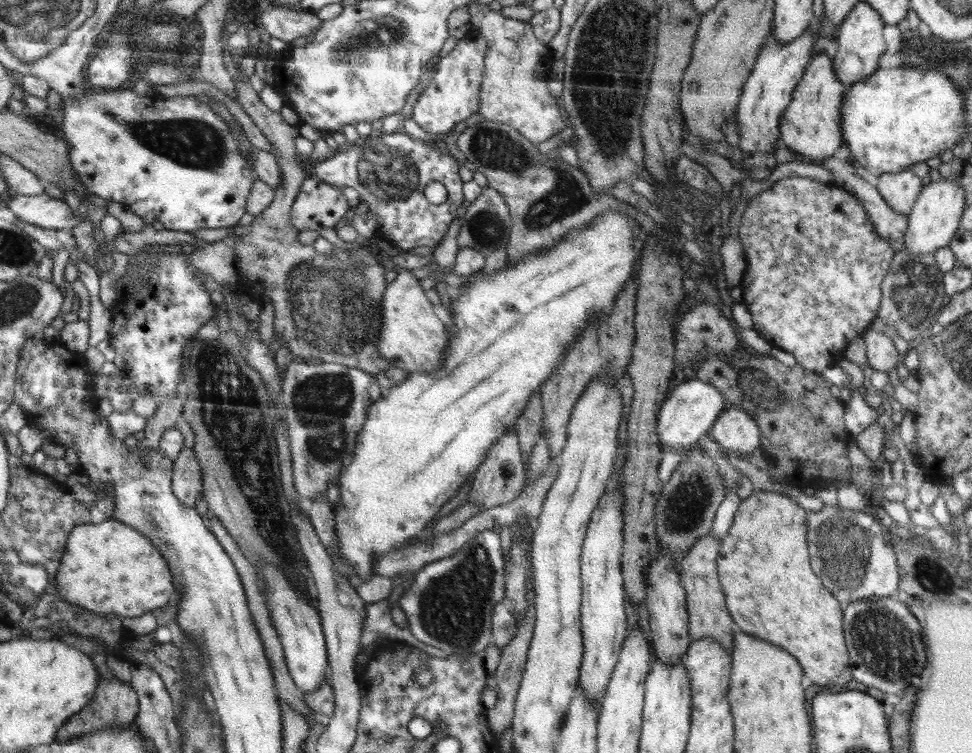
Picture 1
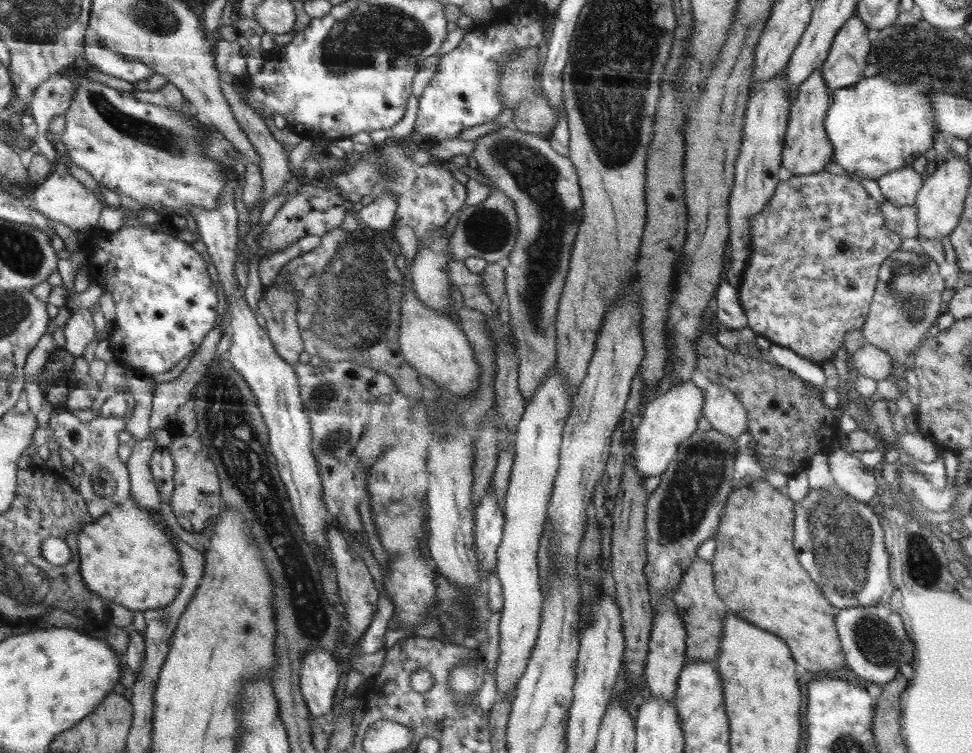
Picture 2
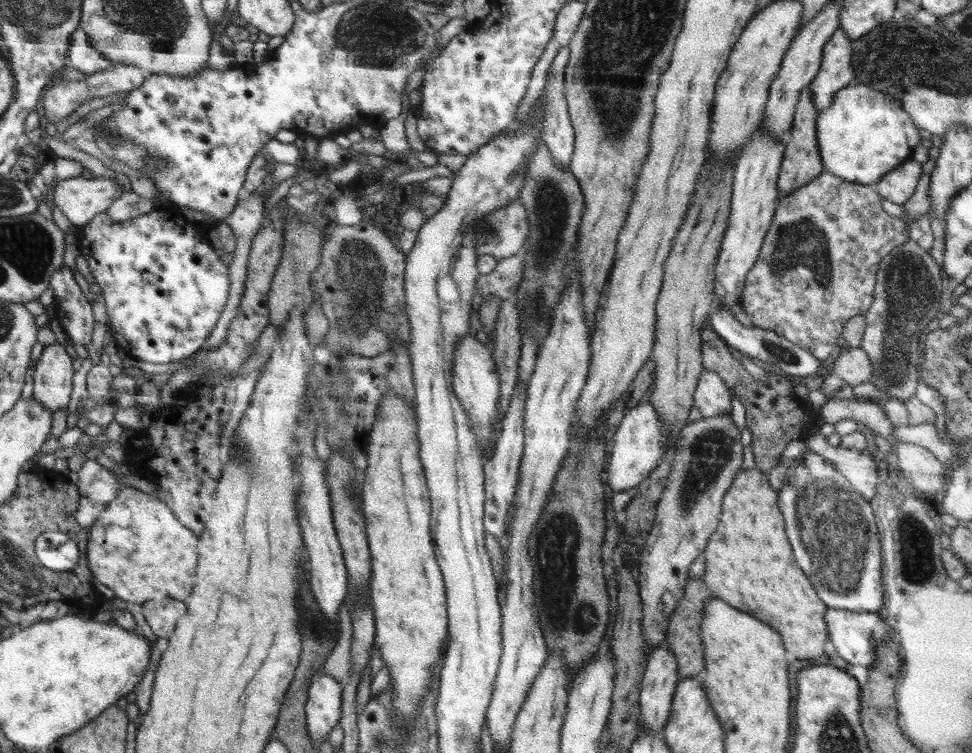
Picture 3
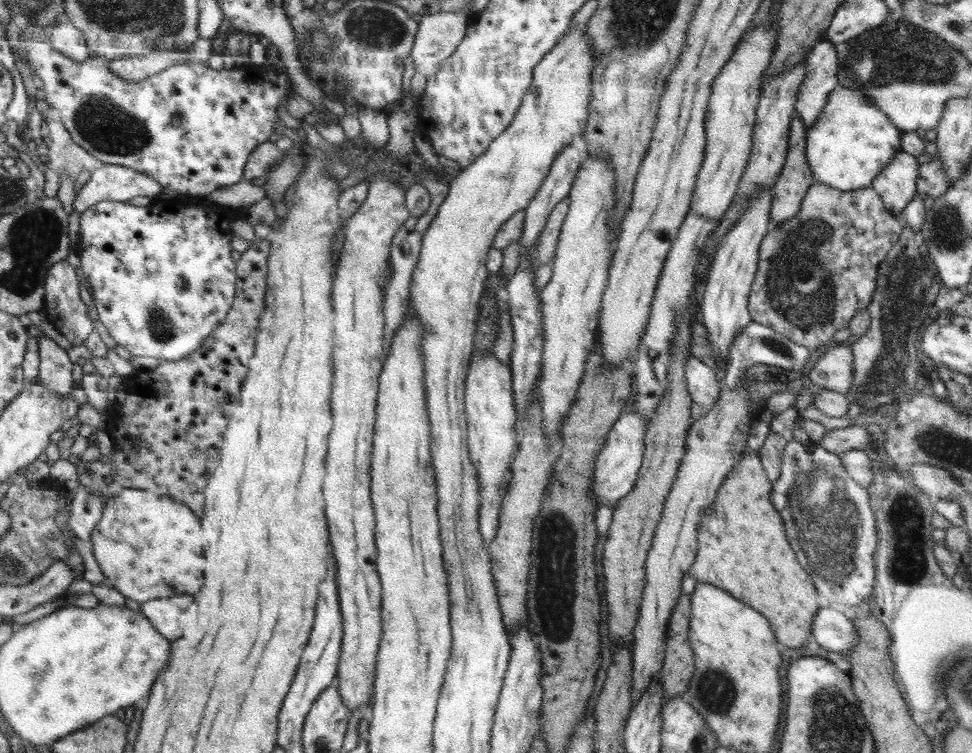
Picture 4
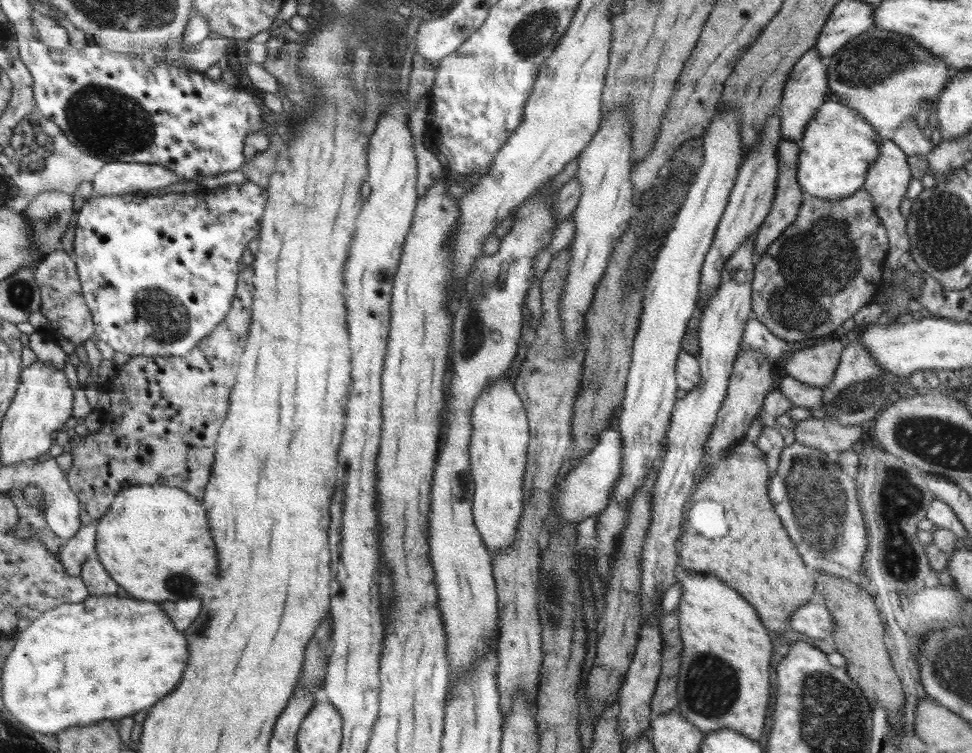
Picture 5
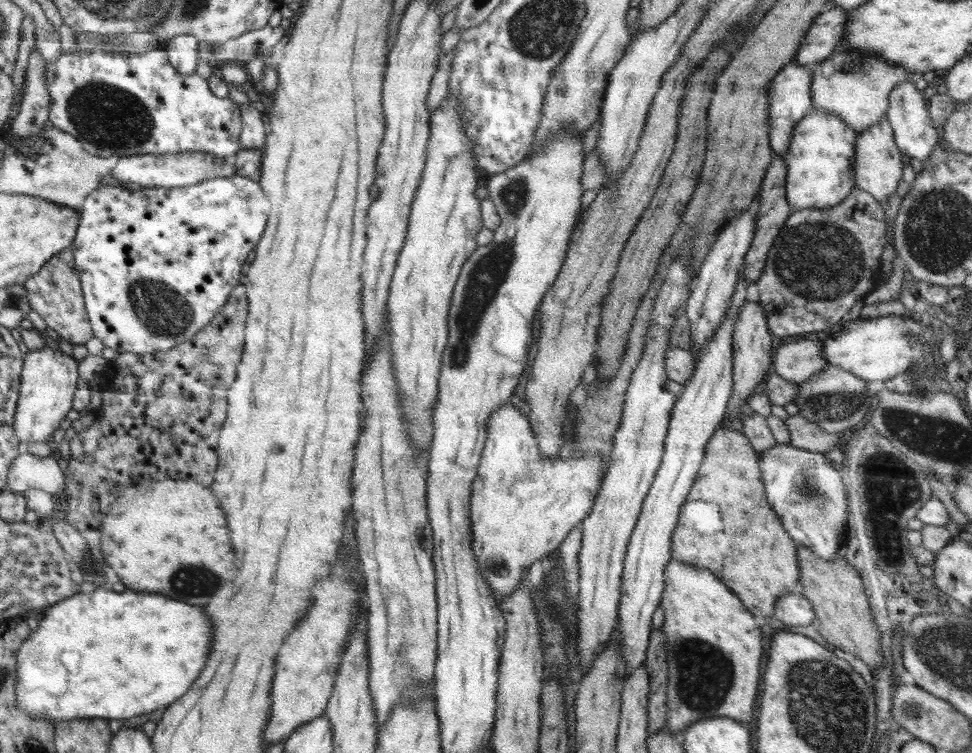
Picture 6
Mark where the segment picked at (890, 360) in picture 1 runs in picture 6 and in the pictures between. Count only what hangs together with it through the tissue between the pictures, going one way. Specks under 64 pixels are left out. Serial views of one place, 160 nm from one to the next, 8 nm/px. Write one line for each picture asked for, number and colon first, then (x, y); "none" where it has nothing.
2: (869, 360)
3: (853, 366)
4: (835, 366)
5: (815, 365)
6: (796, 362)

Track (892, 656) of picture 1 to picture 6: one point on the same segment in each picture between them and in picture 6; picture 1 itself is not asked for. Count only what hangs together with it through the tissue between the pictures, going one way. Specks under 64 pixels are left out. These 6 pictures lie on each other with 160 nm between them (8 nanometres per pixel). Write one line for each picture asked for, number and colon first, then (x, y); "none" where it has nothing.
2: (875, 645)
3: (854, 634)
4: (833, 631)
5: (813, 620)
6: (794, 610)

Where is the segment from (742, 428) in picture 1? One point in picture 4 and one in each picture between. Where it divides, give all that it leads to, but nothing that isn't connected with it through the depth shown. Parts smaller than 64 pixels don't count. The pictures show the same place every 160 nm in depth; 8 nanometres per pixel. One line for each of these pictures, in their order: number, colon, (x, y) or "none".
2: (721, 408)
3: (712, 397)
4: (702, 384)

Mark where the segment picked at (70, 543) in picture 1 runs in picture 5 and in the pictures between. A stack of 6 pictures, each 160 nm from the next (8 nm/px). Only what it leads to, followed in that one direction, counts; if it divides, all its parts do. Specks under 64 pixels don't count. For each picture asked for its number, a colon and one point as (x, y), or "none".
2: (125, 556)
3: (137, 546)
4: (147, 545)
5: (154, 541)

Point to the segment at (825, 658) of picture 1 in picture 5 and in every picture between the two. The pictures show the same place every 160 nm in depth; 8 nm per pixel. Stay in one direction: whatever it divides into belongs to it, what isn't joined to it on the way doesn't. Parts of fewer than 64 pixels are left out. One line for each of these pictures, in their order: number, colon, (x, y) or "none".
2: (756, 574)
3: (749, 564)
4: (757, 566)
5: (758, 560)

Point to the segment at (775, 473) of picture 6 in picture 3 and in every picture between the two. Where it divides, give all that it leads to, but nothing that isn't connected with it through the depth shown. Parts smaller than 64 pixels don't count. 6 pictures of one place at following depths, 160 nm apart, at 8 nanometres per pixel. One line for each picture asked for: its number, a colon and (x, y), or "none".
3: (832, 528)
4: (829, 525)
5: (817, 501)

